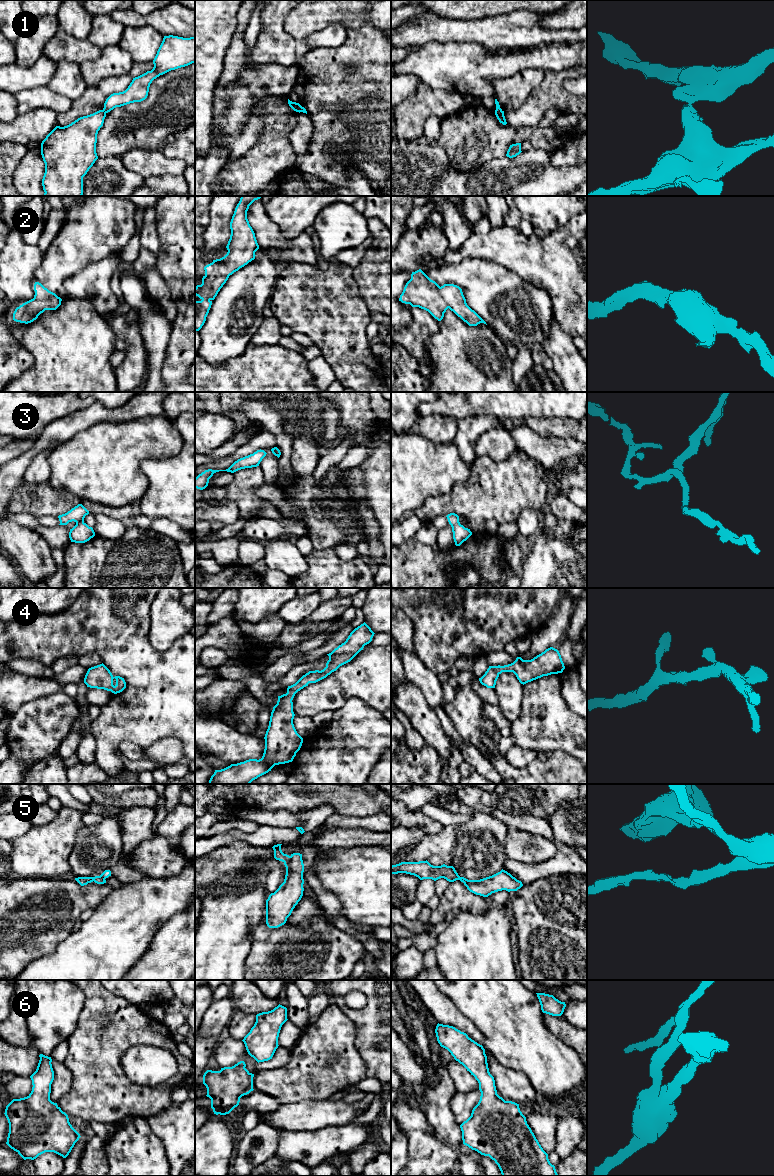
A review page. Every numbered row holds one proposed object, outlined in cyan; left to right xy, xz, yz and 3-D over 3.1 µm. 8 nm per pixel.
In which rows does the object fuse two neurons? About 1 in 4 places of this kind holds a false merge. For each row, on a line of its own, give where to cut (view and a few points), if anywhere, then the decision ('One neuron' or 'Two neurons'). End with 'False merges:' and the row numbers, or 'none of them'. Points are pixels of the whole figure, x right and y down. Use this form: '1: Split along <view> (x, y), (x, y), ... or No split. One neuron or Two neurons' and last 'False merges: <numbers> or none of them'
1: Split along xy (103, 109), (106, 112). Two neurons
2: No split. One neuron
3: No split. One neuron
4: No split. One neuron
5: No split. One neuron
6: No split. One neuron
False merges: 1

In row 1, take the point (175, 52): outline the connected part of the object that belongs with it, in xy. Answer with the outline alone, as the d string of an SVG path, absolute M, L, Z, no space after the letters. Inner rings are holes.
M164 36L153 60L153 69L133 78L125 91L111 94L106 99L103 110L108 113L116 107L145 100L154 79L192 63L195 63L195 37Z

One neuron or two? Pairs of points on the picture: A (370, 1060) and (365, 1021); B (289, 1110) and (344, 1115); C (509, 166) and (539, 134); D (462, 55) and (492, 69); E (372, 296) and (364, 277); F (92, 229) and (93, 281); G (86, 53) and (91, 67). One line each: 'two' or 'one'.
A: one
B: one
C: two
D: one
E: one
F: two
G: two

